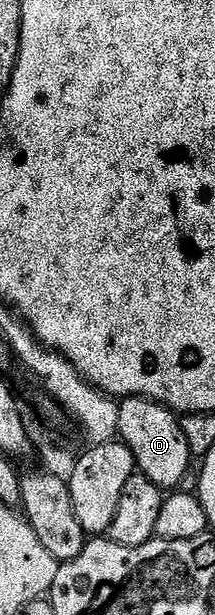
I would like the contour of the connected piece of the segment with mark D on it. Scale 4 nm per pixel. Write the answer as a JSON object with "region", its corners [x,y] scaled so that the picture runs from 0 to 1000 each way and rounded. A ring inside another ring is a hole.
{"region":[[[693,647],[558,649],[544,698],[558,717],[609,728],[647,769],[684,774],[684,780],[753,800],[819,798],[837,792],[823,789],[879,771],[879,750],[898,738],[879,733],[879,712],[837,685],[847,681],[749,654],[707,654]]]}

